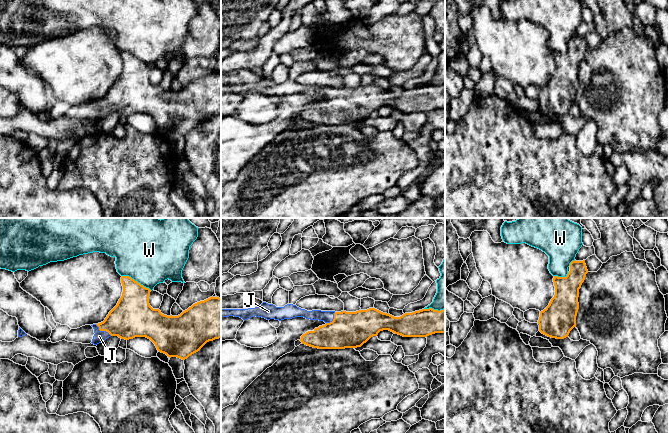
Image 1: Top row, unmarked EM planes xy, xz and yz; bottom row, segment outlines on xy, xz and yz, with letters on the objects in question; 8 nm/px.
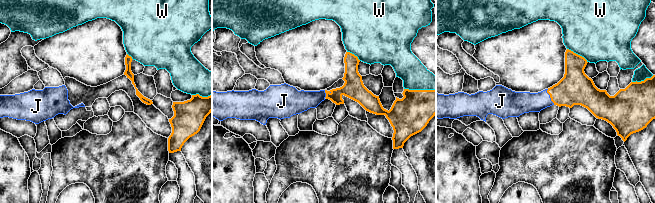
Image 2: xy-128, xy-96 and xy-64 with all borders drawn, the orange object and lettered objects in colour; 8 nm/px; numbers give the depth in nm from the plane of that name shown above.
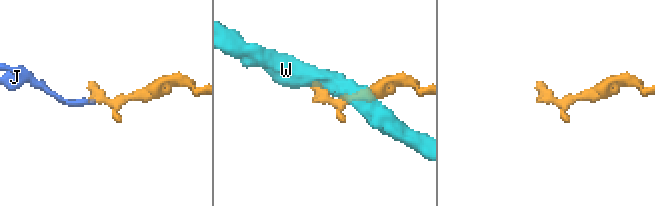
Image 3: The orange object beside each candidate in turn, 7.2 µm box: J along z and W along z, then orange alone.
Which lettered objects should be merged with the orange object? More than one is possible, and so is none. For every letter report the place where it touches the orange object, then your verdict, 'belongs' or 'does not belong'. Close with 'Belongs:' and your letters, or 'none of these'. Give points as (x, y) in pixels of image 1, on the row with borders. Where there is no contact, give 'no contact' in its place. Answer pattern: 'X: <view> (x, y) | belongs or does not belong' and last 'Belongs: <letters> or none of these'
J: xy (103, 330) | belongs
W: xy (136, 281) | does not belong
Belongs: J

